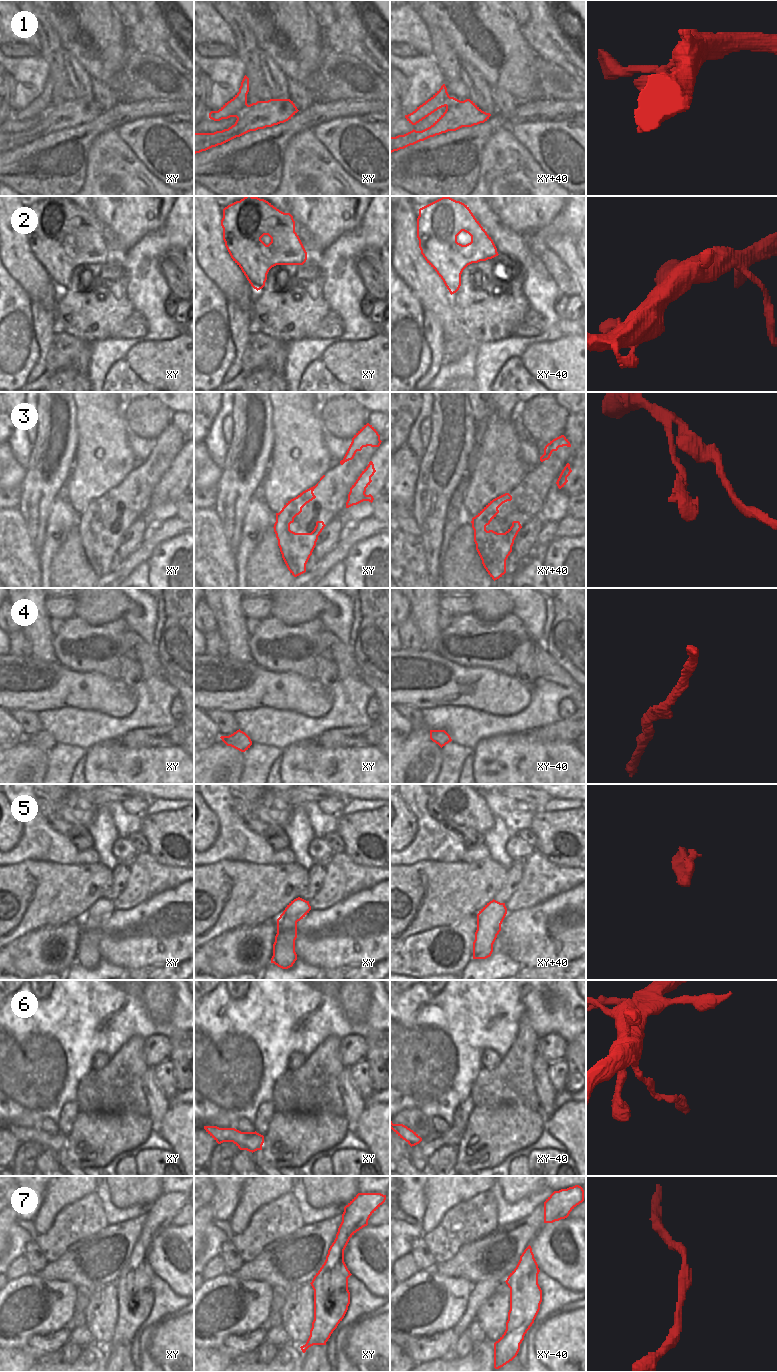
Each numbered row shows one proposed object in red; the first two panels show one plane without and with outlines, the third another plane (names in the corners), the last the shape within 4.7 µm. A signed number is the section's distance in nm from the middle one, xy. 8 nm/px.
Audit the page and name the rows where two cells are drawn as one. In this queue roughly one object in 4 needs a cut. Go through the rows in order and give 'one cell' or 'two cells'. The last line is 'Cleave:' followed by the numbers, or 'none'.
1: one cell
2: one cell
3: one cell
4: one cell
5: one cell
6: one cell
7: one cell
Cleave: none

